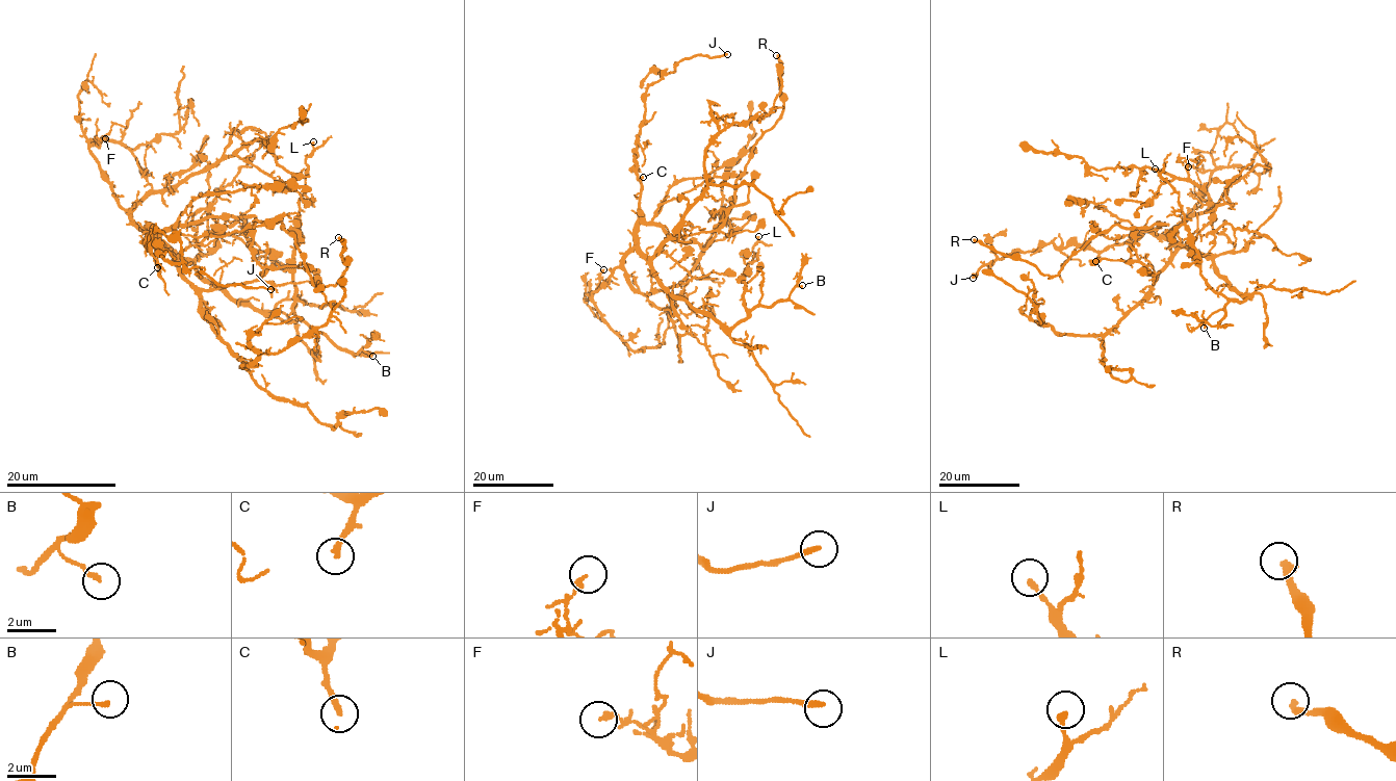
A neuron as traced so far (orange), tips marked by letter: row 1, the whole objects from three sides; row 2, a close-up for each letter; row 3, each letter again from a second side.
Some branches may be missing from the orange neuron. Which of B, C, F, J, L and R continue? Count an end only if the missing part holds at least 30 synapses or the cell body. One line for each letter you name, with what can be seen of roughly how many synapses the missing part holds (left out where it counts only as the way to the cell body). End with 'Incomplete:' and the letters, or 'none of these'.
R: about 35 synapses
Incomplete: C, R

